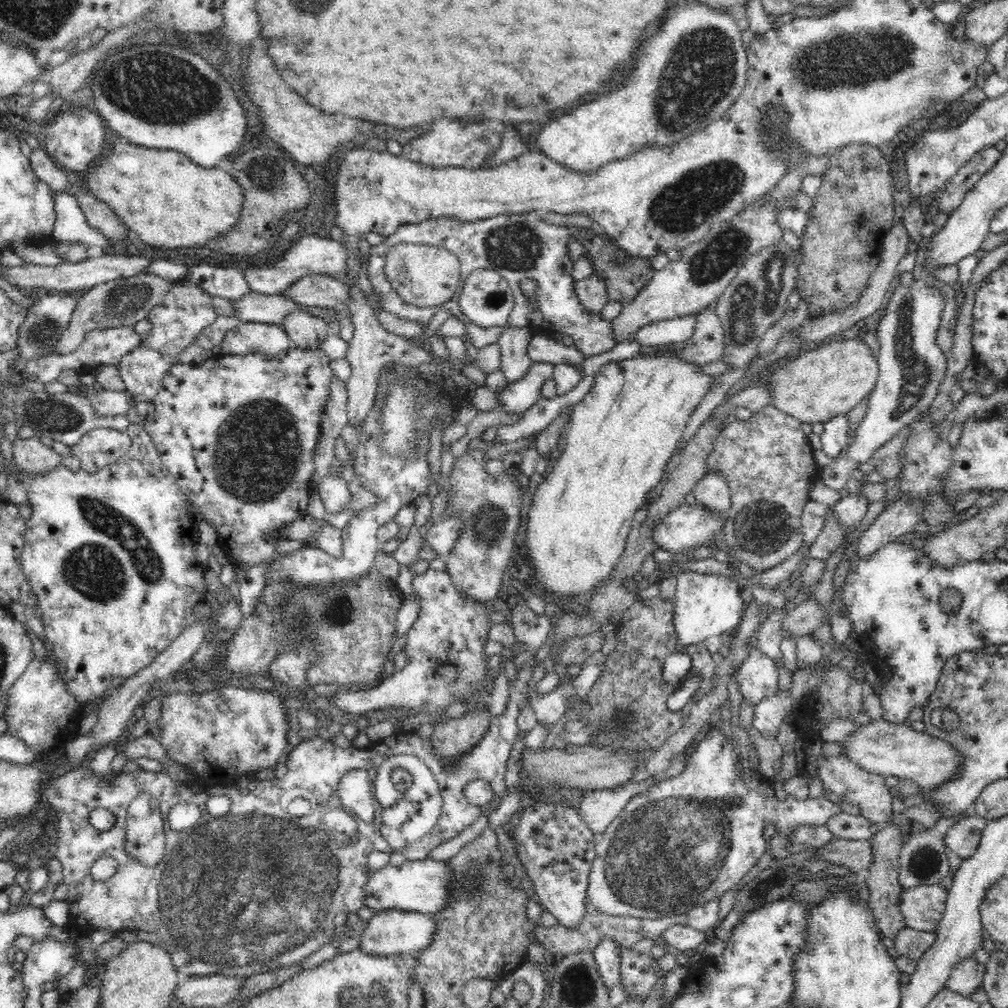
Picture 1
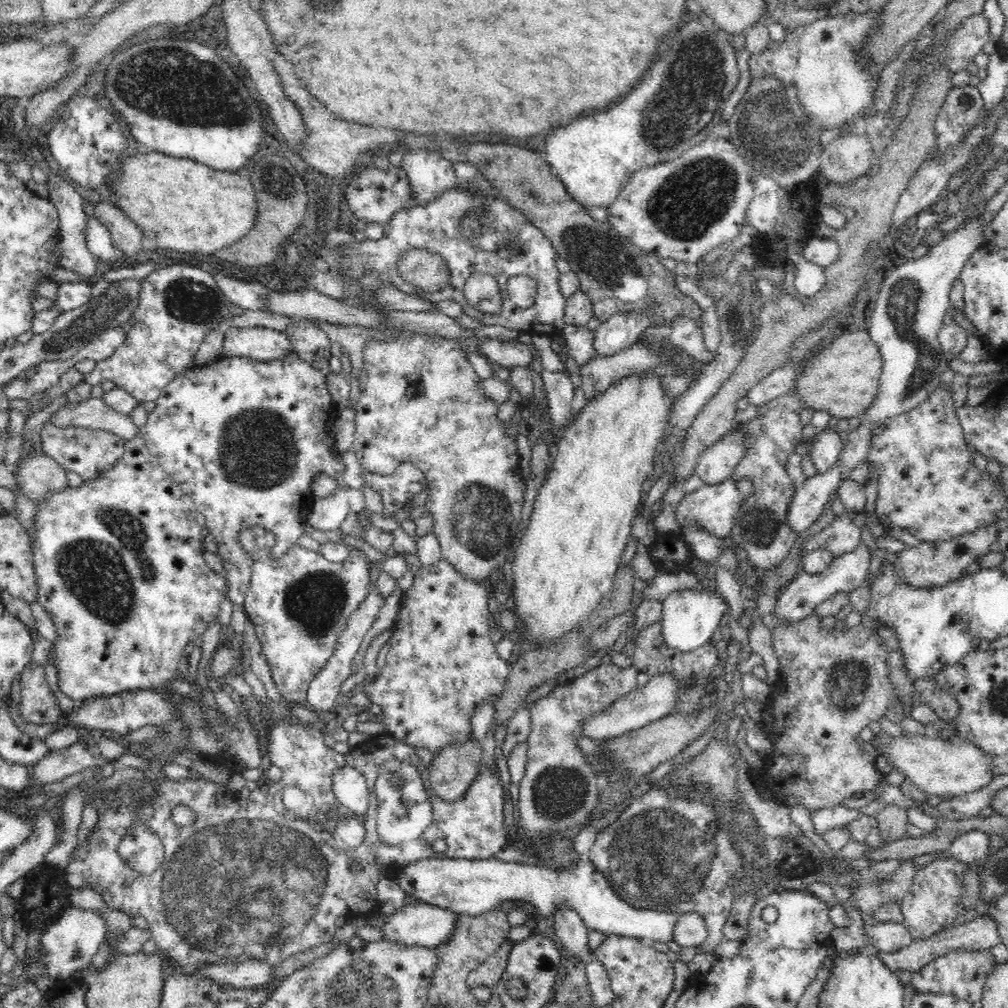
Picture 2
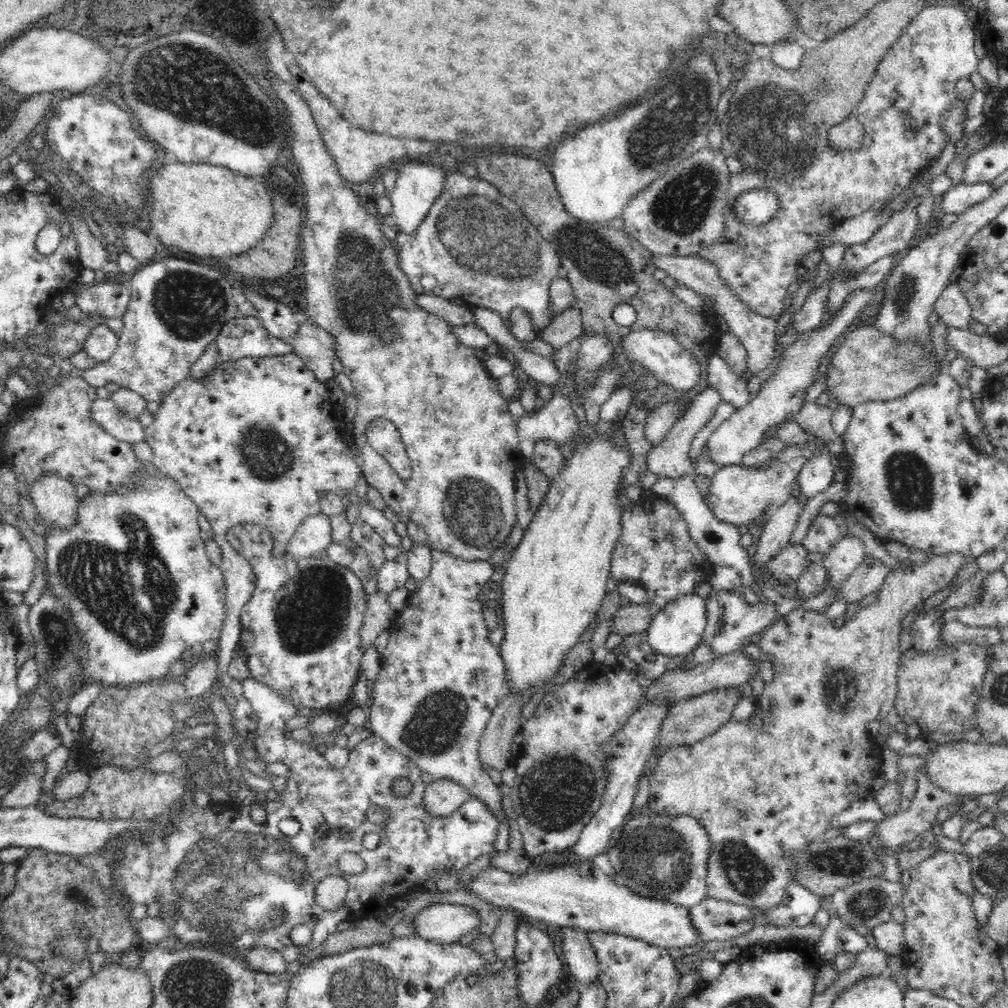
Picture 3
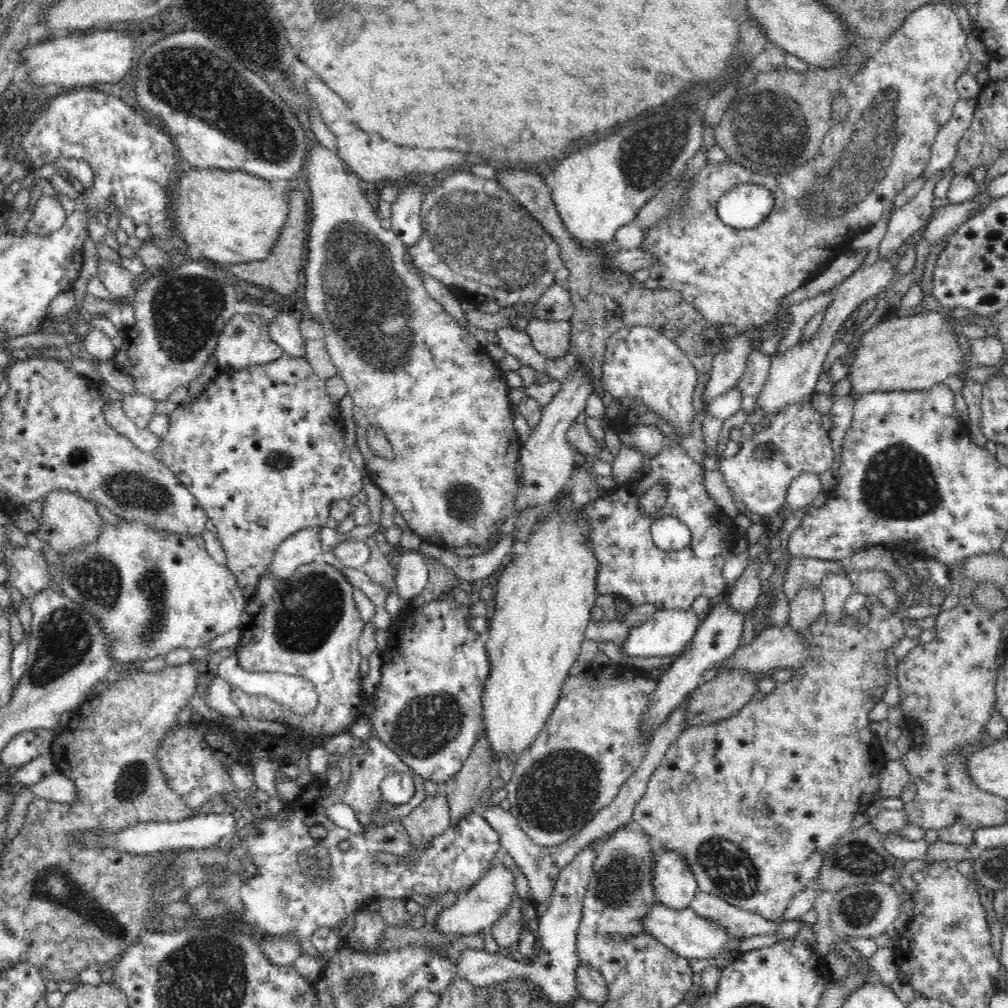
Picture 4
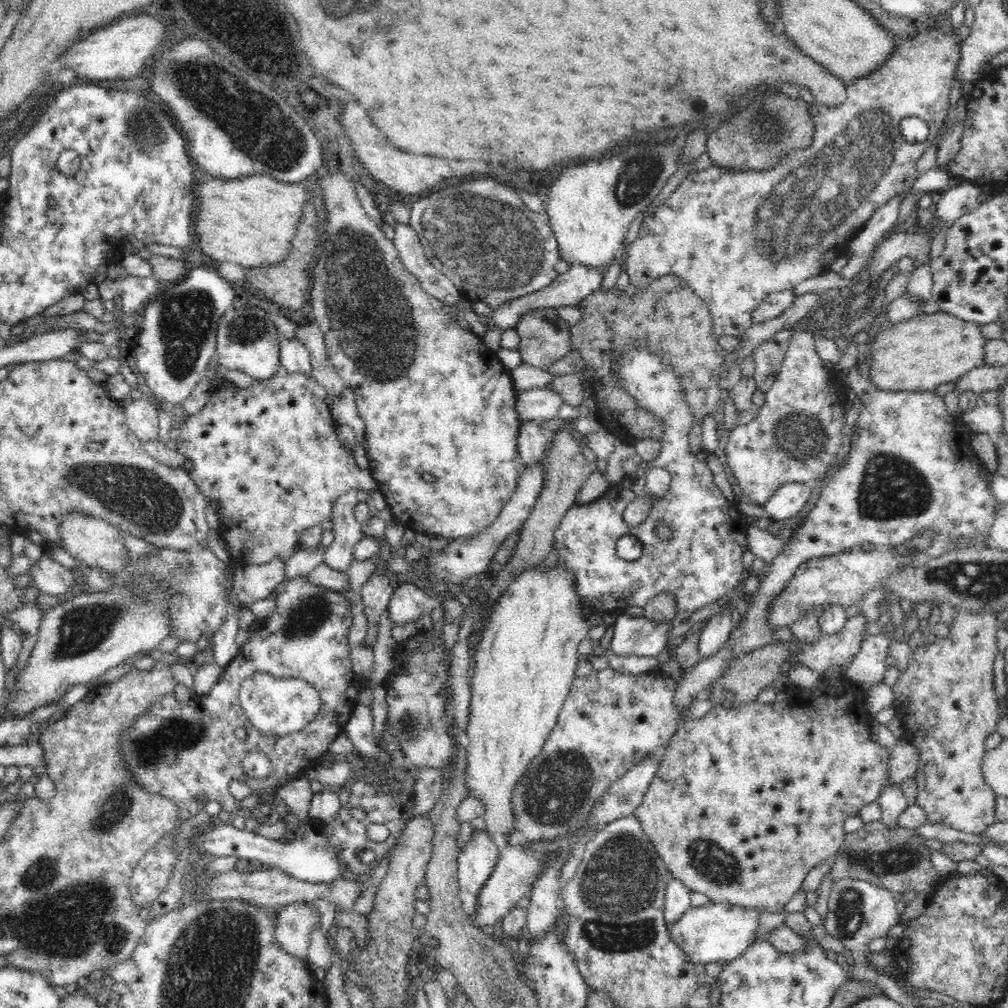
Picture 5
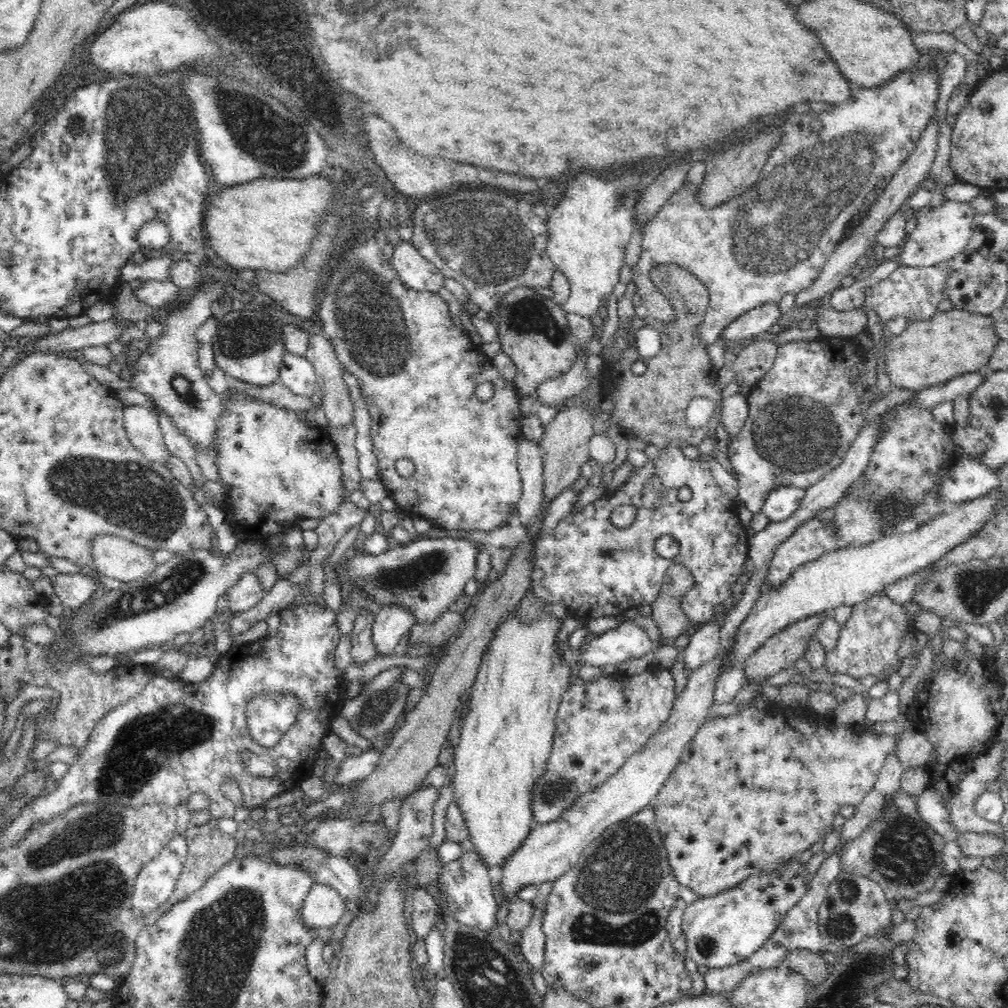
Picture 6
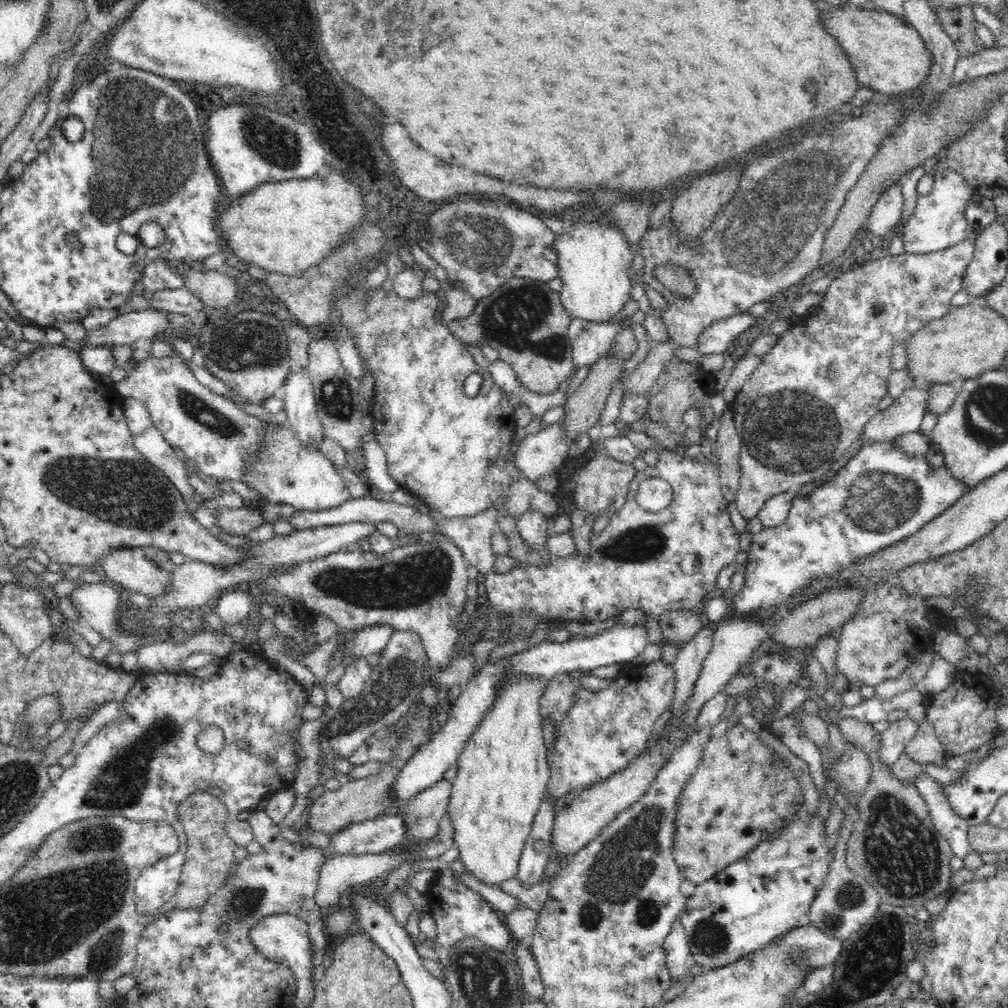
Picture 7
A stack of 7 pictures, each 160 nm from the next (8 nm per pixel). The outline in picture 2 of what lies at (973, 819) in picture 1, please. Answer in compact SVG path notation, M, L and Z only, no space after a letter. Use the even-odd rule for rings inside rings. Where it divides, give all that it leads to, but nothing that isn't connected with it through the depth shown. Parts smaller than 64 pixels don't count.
M974 829L962 832L956 837L948 850L948 854L958 861L970 864L982 860L988 854L988 850L990 850L990 835Z

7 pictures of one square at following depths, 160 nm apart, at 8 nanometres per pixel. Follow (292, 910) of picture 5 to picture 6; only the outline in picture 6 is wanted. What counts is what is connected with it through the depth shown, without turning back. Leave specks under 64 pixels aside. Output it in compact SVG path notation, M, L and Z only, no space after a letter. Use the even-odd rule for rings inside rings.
M315 882L302 902L300 917L304 919L306 927L314 929L314 938L318 938L317 930L333 929L342 920L344 912L346 902L341 894L326 884Z

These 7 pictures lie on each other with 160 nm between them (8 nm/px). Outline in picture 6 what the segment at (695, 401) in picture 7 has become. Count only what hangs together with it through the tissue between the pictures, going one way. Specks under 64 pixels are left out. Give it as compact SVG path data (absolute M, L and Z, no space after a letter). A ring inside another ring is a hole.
M661 264L651 270L651 280L654 281L659 293L666 296L667 301L674 306L674 322L670 324L658 322L654 317L645 319L637 315L632 318L626 330L626 350L612 362L618 374L622 370L624 357L623 378L630 377L630 398L610 398L614 404L610 412L610 422L613 430L622 429L624 433L653 444L658 448L666 446L698 446L704 438L713 437L716 426L721 422L721 391L714 387L718 376L716 368L708 356L707 346L697 337L697 330L701 325L703 314L709 303L709 293L706 286L692 274L675 264ZM644 326L651 326L661 336L661 351L656 356L646 358L640 355L635 346L636 332ZM633 364L647 365L643 374L635 374L630 368ZM694 397L706 397L714 403L714 414L710 422L702 428L690 428L685 421L685 412L690 400Z

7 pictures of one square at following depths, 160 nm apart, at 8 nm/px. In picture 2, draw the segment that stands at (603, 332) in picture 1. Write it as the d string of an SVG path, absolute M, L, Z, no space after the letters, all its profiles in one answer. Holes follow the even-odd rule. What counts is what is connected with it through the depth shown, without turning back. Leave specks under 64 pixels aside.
M455 185L451 189L438 194L424 206L411 209L400 209L383 226L383 238L371 240L360 238L346 244L326 246L325 243L317 254L314 264L317 267L338 269L340 273L348 273L348 277L359 279L368 271L378 271L385 284L404 291L418 298L425 298L430 303L450 300L458 302L463 314L478 319L484 325L502 325L517 330L523 337L532 335L547 336L552 332L561 332L561 339L567 344L567 354L571 362L583 365L586 361L599 356L593 349L595 330L584 326L574 326L564 322L566 297L559 286L561 273L556 267L557 250L545 237L543 232L531 223L523 213L514 208L502 196L486 193L486 191L468 191L466 185ZM410 248L429 250L441 254L449 270L449 281L444 290L423 292L402 278L398 271L398 260ZM472 272L491 274L500 286L502 308L497 313L482 313L468 303L464 295L464 284ZM511 276L530 276L537 282L536 301L528 308L518 308L507 292L507 280Z

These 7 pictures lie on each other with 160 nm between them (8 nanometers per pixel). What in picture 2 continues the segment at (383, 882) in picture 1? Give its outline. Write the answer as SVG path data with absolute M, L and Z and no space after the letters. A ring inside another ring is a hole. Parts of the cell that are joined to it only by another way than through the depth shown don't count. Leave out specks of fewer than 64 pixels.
M426 858L410 862L398 870L395 875L398 885L406 896L414 896L422 903L436 905L440 908L452 910L459 914L478 916L500 907L504 902L526 902L536 908L540 916L552 919L552 914L558 906L573 908L583 920L583 923L592 930L602 934L625 937L642 938L647 942L670 942L674 940L674 926L680 918L680 913L674 911L658 911L636 908L622 900L620 895L610 887L610 881L604 877L602 871L594 867L588 858L580 858L573 867L554 868L545 865L528 865L525 863L506 862L492 859L470 860L467 858Z

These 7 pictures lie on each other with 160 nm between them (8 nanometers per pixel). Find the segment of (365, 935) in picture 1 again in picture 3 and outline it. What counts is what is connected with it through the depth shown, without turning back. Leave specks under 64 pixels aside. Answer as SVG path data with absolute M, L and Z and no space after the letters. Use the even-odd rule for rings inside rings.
M435 902L416 916L414 934L435 943L452 944L470 938L479 925L478 910L466 905Z

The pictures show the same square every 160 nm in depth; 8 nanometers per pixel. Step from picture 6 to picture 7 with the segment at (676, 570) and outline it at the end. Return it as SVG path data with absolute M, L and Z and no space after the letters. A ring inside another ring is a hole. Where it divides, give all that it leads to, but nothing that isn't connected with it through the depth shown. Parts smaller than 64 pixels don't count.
M687 611L662 614L658 622L663 631L663 641L672 644L684 644L693 640L707 622Z

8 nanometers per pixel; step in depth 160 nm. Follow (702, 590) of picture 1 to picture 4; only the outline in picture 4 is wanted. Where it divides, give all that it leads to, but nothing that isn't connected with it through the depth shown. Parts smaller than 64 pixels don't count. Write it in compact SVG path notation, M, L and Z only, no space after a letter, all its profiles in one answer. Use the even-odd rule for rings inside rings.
M655 610L654 616L642 622L638 627L632 627L621 651L627 656L661 656L672 660L684 652L699 630L703 617L690 610Z

